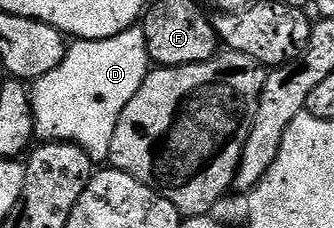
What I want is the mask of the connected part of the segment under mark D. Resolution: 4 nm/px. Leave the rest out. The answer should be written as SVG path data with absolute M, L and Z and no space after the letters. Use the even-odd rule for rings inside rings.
M139 26L104 40L75 40L68 47L63 61L53 70L49 70L49 74L30 85L35 136L43 142L60 140L66 144L76 144L81 150L85 150L85 154L89 154L92 162L106 161L109 157L109 146L113 146L113 130L117 130L117 118L121 110L129 106L129 98L133 98L133 94L141 90L152 64L146 50L145 34Z

